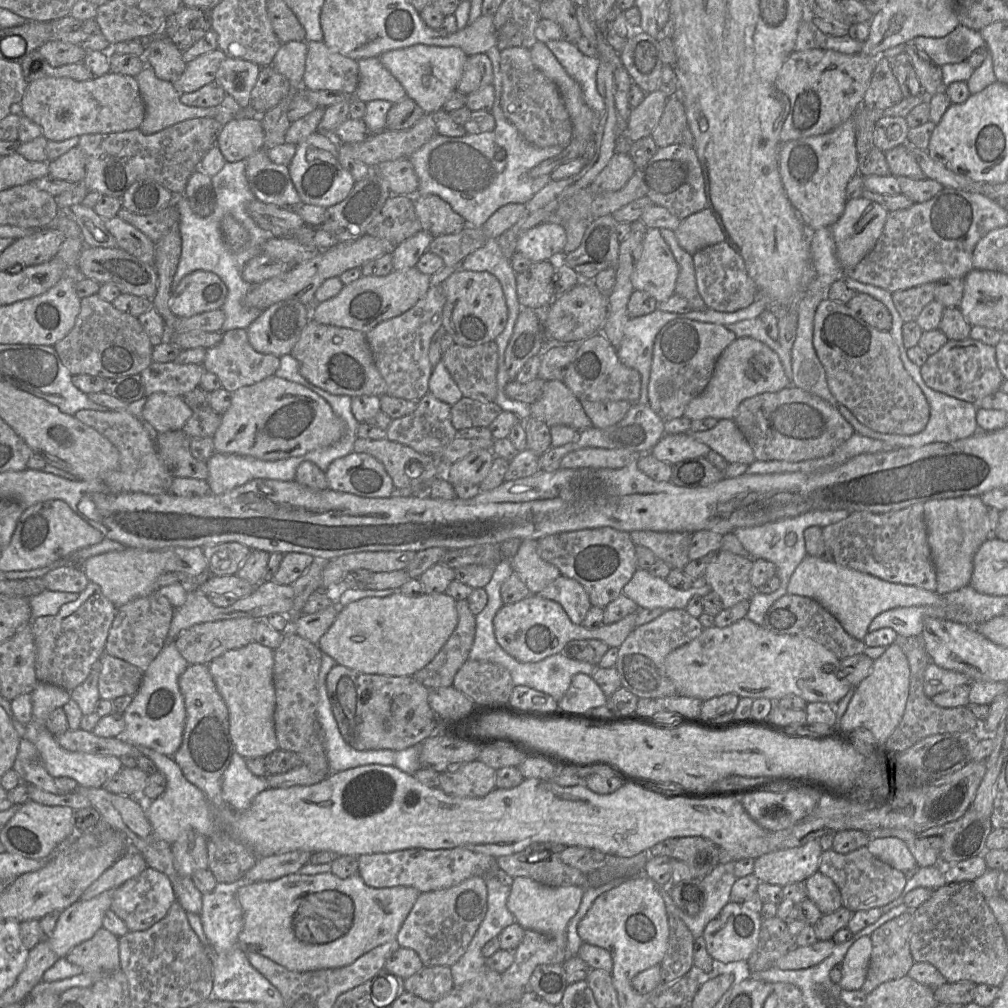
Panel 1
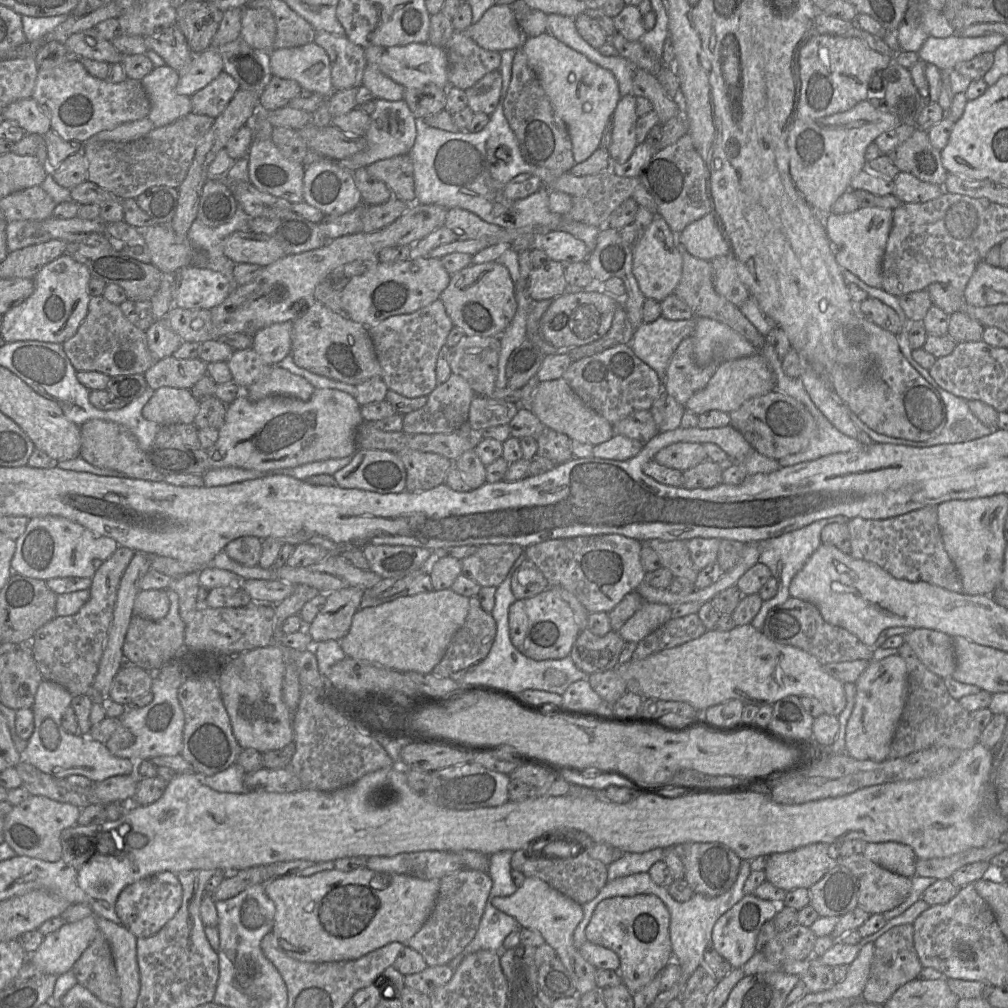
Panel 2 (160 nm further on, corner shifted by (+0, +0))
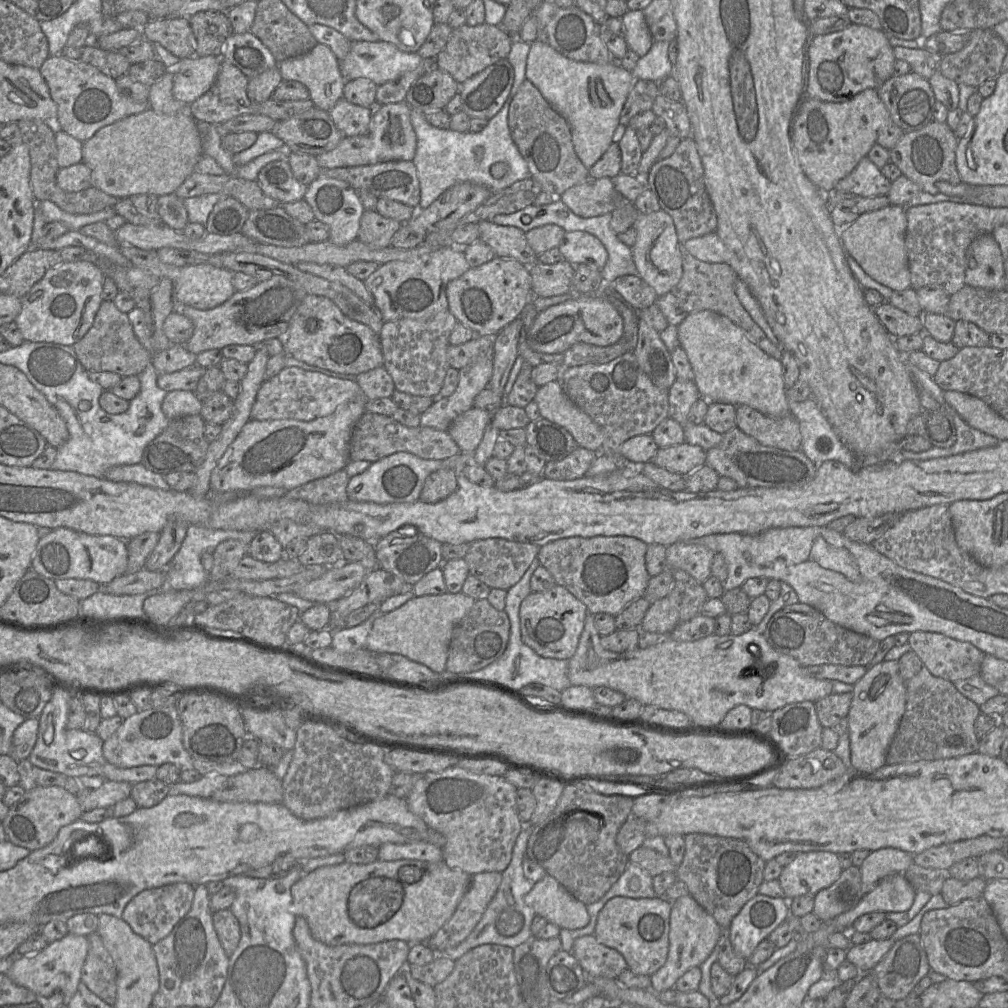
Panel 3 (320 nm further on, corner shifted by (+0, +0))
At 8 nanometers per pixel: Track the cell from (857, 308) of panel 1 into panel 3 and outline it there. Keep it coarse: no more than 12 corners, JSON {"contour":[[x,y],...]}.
{"contour":[[887,301],[874,312],[893,338],[924,332],[922,316]]}

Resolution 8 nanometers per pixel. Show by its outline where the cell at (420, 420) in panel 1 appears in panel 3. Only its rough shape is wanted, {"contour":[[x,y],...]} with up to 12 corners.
{"contour":[[493,340],[485,356],[459,370],[456,390],[434,398],[420,426],[447,431],[489,385]]}

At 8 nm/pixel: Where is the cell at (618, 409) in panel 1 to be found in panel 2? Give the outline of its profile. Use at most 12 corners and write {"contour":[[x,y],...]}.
{"contour":[[650,410],[613,425],[614,433],[647,443],[660,433]]}

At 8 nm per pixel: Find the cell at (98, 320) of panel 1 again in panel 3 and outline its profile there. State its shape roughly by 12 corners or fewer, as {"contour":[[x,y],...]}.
{"contour":[[102,301],[72,348],[86,371],[137,376],[152,354]]}

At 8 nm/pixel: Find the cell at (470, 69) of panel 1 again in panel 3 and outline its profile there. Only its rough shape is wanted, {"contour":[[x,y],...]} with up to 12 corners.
{"contour":[[502,26],[454,28],[434,67],[459,84],[513,43]]}

